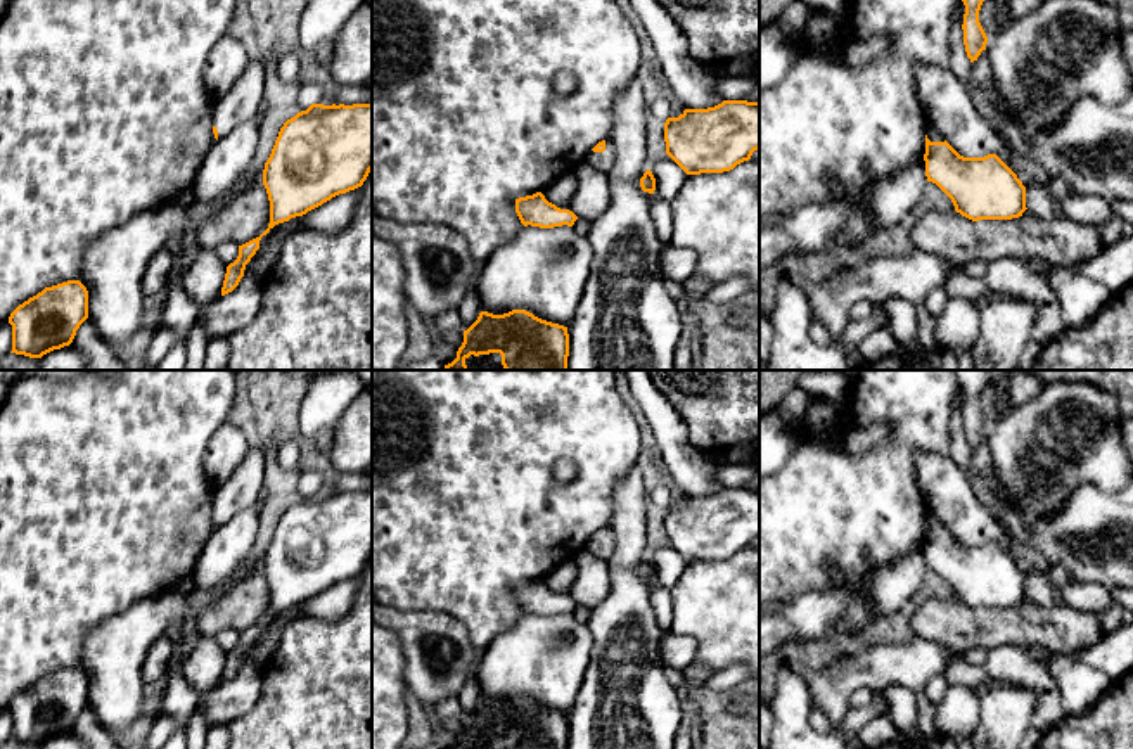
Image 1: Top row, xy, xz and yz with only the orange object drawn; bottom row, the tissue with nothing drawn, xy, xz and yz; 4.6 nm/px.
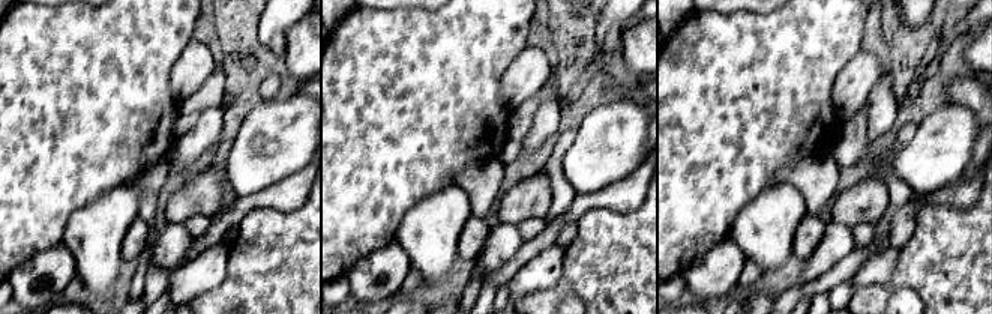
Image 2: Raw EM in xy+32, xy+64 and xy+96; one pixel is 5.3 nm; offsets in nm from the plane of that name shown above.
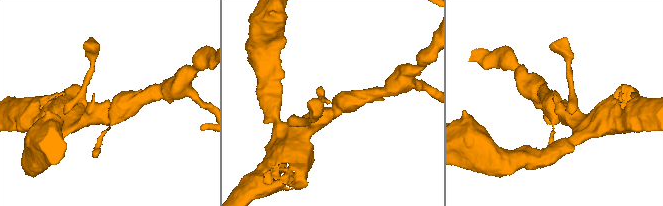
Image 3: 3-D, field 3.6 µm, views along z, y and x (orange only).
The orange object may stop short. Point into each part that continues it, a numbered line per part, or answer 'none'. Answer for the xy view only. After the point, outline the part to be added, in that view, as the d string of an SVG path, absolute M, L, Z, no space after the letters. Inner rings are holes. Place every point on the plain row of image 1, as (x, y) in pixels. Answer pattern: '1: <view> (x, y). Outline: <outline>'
1: xy (237, 492). Outline: M249 445L246 458L235 472L214 491L213 514L218 517L218 528L223 526L239 510L253 505L254 493L265 483L265 458L259 445Z

